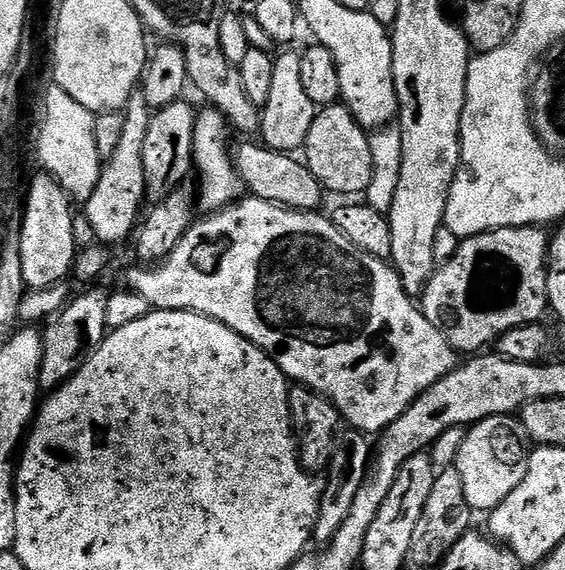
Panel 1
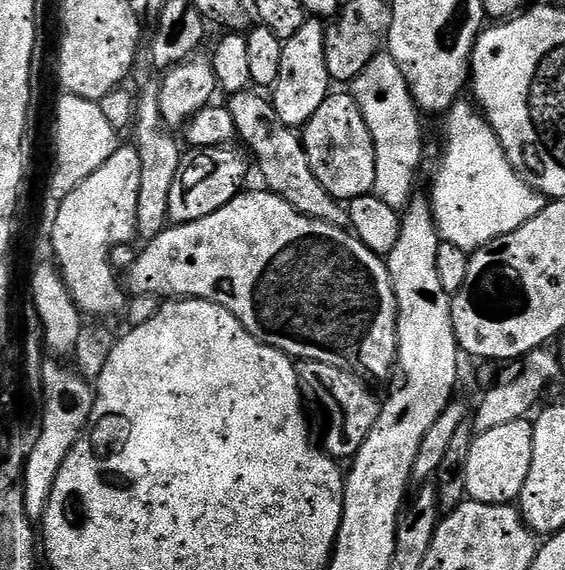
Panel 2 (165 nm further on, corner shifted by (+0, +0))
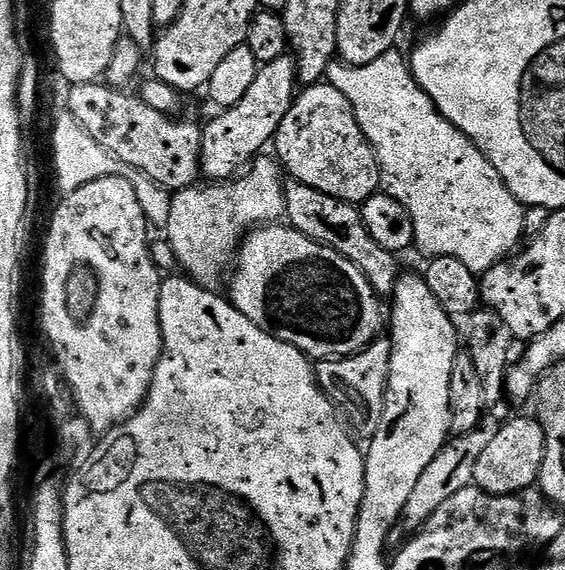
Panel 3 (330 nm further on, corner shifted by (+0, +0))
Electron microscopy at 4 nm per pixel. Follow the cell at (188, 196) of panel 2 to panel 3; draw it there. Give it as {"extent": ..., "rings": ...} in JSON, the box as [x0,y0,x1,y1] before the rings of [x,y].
{"extent":[200,55,298,182],"rings":[[[291,55],[262,64],[250,90],[234,106],[217,111],[216,117],[202,128],[200,138],[200,171],[212,182],[227,182],[243,173],[248,165],[273,143],[282,118],[286,118],[298,95],[296,62]]]}

